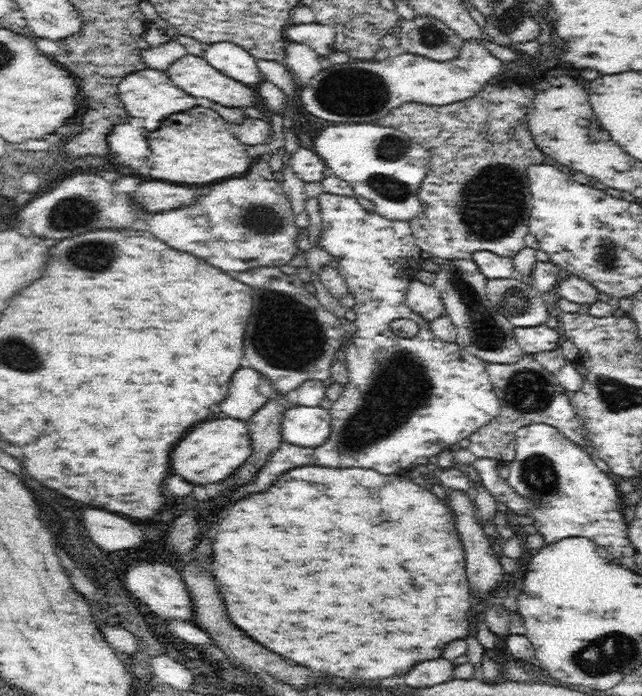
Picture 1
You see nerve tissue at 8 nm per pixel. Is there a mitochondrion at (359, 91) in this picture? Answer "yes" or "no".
yes

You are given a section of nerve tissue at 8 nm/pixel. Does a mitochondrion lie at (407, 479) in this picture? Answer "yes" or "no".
no

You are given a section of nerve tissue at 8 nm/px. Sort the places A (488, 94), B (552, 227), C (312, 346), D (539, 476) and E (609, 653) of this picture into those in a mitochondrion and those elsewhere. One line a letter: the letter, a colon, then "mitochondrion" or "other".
A: other
B: other
C: mitochondrion
D: mitochondrion
E: mitochondrion

